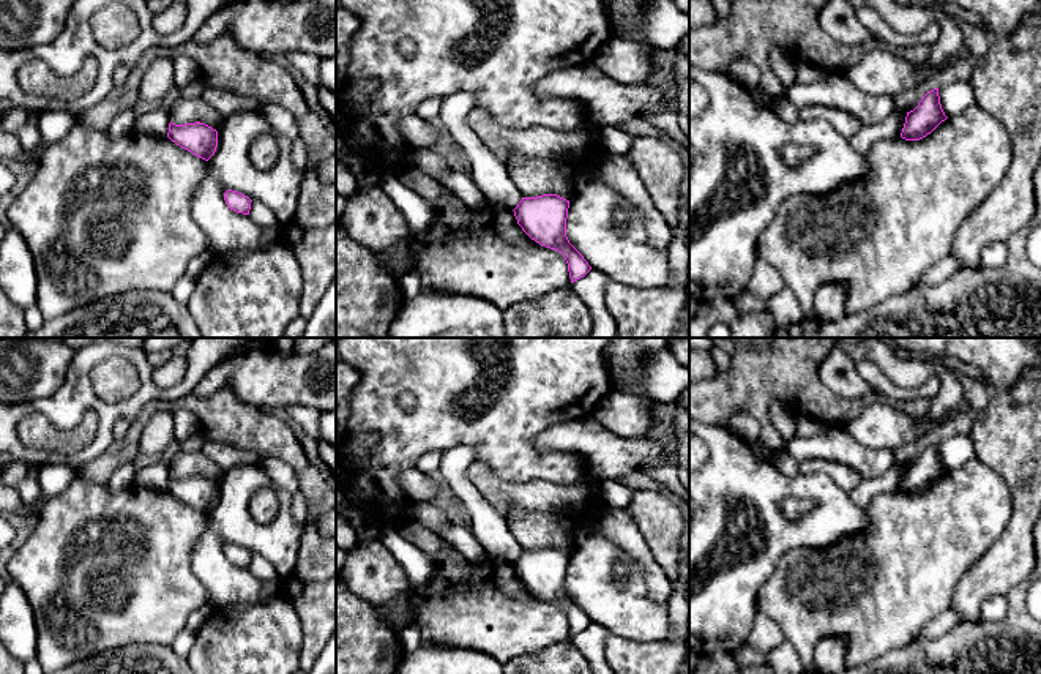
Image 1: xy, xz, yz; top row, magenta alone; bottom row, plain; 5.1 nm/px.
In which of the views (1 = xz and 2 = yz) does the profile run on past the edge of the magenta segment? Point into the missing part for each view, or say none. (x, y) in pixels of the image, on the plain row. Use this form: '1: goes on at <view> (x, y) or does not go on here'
1: does not go on here
2: does not go on here

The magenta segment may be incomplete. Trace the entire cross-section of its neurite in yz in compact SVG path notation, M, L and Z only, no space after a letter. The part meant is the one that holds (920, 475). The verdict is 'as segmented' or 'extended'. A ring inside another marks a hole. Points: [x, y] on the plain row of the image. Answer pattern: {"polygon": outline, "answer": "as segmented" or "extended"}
{"polygon": "M934 442L921 451L913 464L907 466L901 491L905 494L920 494L946 472L940 458L938 442Z", "answer": "as segmented"}

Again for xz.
{"polygon": "M557 548L522 551L513 564L522 584L541 600L563 608L571 636L584 631L591 620L566 590L569 554Z", "answer": "as segmented"}

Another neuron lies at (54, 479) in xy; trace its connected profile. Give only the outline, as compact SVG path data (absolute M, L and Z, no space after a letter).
M68 464L39 466L36 474L39 497L30 505L35 505L38 500L44 504L46 500L62 494L77 475L79 469Z

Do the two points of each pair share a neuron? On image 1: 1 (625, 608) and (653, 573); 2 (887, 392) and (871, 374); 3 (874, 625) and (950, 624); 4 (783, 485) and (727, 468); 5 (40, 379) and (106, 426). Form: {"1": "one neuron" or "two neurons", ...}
{"1": "two neurons", "2": "one neuron", "3": "two neurons", "4": "one neuron", "5": "two neurons"}

